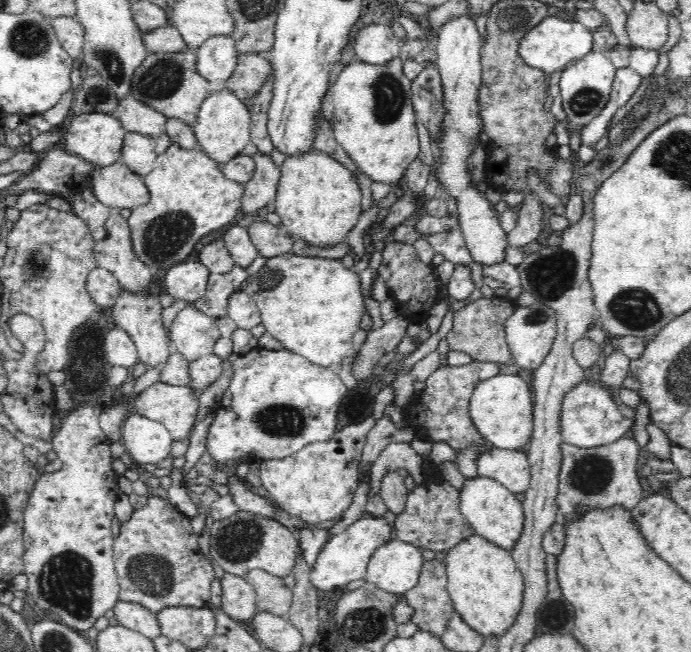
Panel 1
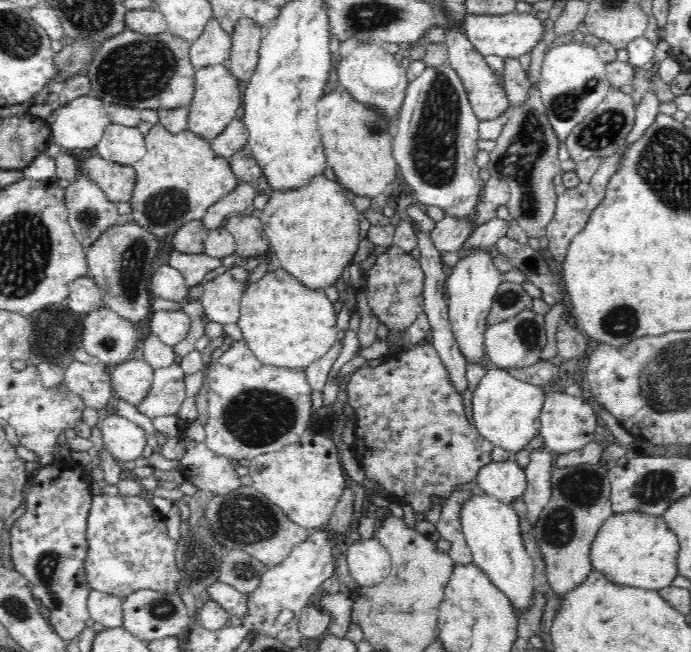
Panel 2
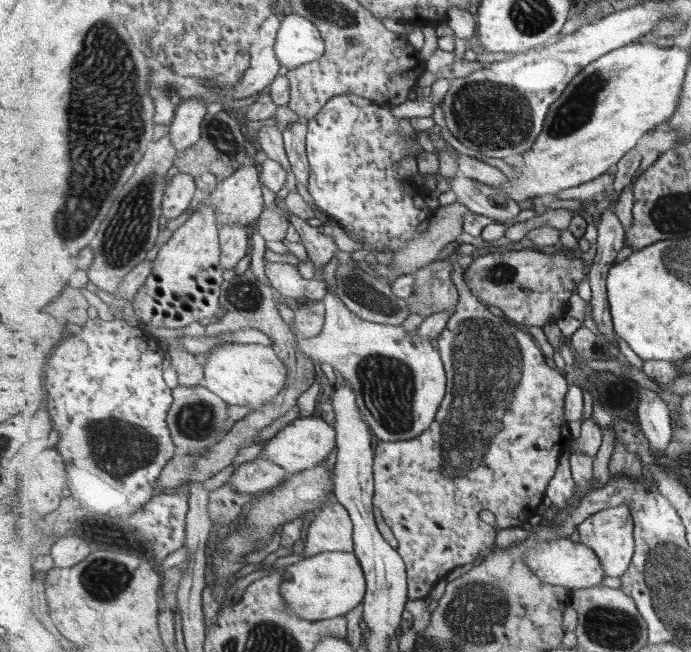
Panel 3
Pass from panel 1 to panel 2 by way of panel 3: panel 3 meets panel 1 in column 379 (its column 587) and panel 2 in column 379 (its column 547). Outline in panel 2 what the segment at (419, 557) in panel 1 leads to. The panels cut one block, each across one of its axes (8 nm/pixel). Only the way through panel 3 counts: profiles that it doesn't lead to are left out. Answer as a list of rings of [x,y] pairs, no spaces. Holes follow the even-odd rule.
[[[376,536],[346,546],[345,553],[350,576],[361,587],[378,584],[388,576],[391,559]]]

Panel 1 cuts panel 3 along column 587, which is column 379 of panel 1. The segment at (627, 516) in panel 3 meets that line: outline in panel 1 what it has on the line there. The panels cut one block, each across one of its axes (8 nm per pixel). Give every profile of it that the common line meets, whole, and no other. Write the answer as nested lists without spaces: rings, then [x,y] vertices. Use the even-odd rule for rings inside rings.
[[[364,513],[360,520],[356,520],[344,528],[344,532],[330,535],[317,553],[314,568],[310,568],[308,577],[310,577],[312,587],[322,590],[322,592],[333,592],[336,589],[344,588],[353,580],[363,579],[366,565],[374,550],[380,544],[391,540],[391,529],[384,517],[372,517],[372,515]]]

